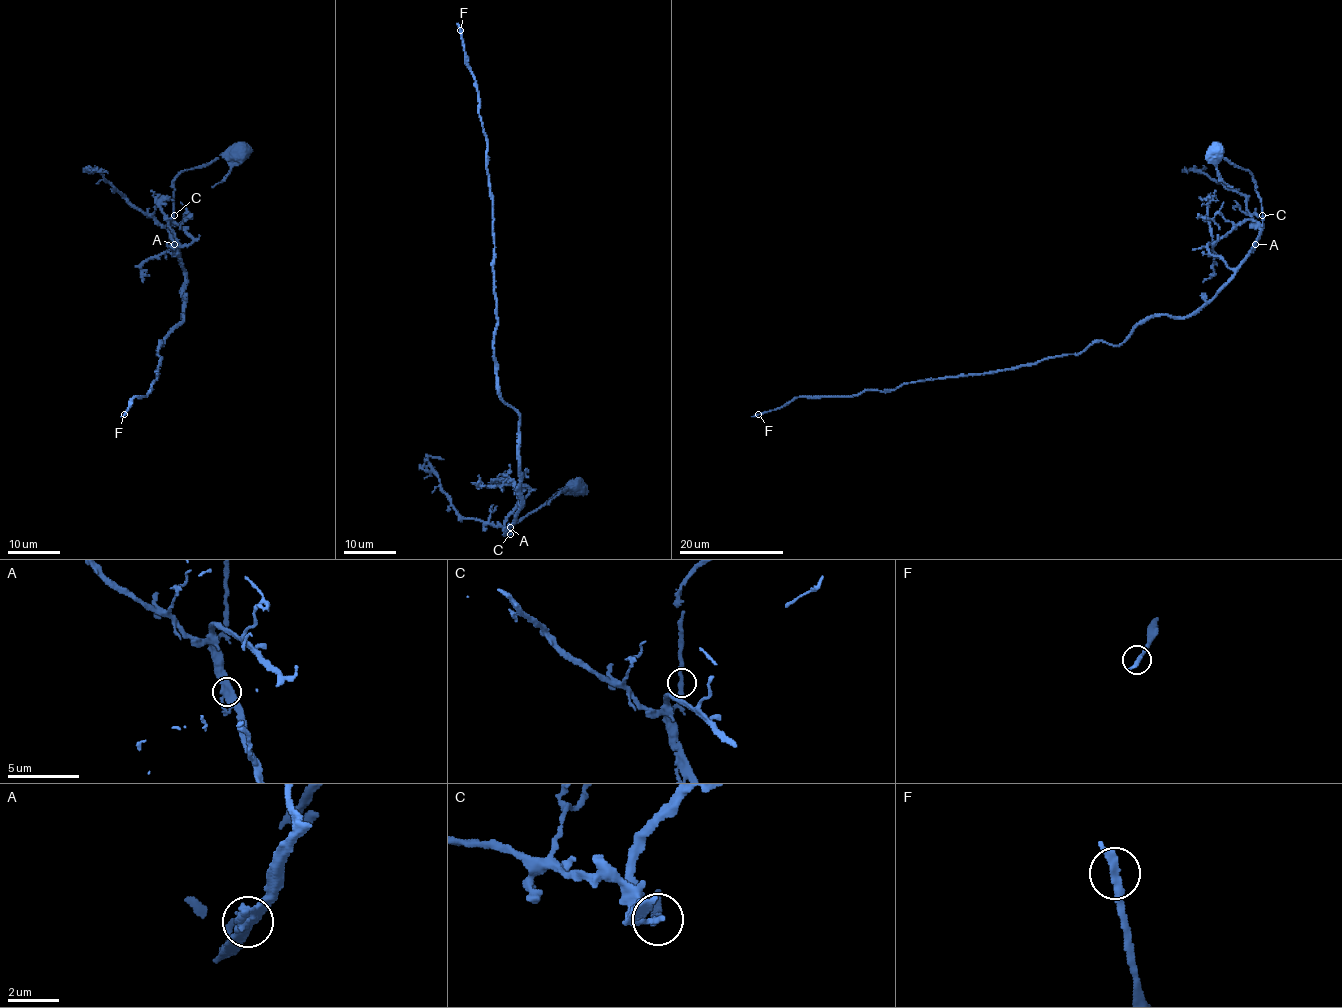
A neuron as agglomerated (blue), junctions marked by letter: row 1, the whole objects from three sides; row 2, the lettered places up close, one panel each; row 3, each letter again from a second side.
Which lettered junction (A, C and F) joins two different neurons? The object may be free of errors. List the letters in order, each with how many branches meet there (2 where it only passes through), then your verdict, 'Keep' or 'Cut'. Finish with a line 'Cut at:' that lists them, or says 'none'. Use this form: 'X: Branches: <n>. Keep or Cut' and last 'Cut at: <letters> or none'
A: Branches: 2. Keep
C: Branches: 2. Keep
F: Branches: 2. Keep
Cut at: none

